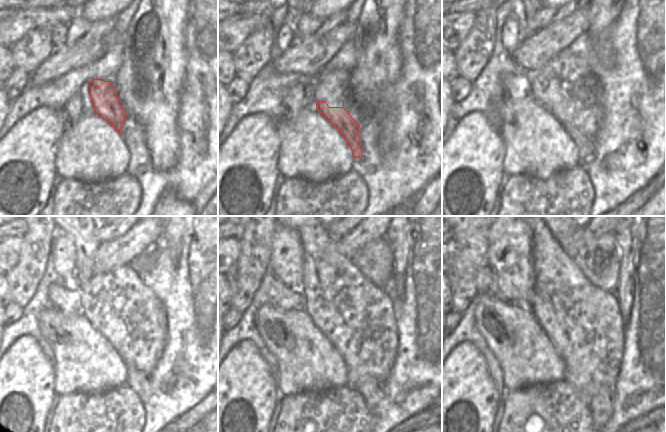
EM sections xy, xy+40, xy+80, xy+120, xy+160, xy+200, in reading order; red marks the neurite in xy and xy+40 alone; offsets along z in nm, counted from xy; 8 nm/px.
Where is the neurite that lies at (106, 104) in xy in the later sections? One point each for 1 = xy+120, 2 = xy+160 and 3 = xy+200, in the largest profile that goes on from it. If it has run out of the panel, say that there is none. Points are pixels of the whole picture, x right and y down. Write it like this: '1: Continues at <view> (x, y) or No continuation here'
1: Continues at xy+120 (139, 381)
2: Continues at xy+160 (372, 390)
3: Continues at xy+200 (601, 407).

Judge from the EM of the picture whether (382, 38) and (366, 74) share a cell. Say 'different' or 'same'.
same

